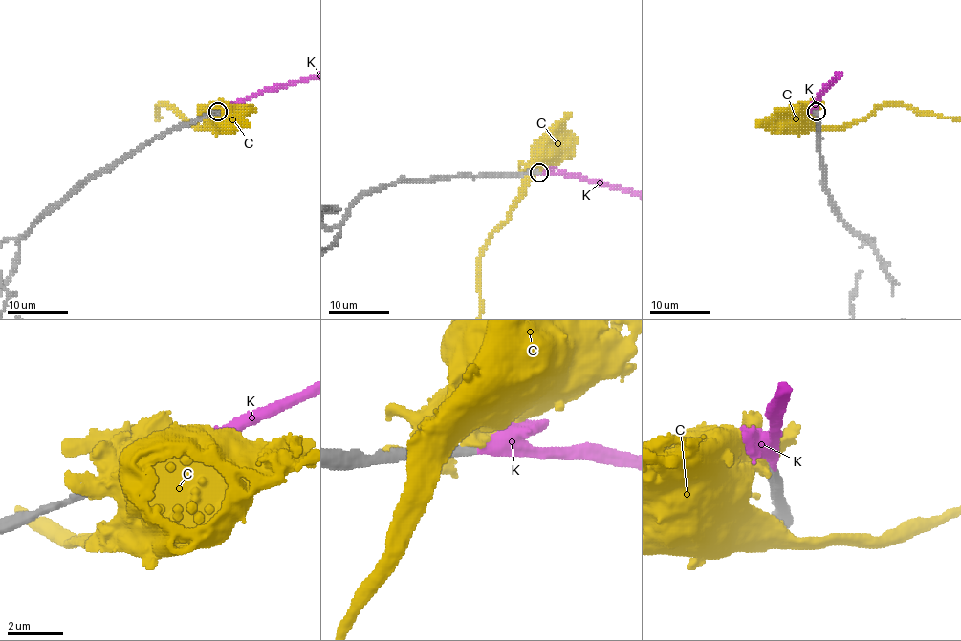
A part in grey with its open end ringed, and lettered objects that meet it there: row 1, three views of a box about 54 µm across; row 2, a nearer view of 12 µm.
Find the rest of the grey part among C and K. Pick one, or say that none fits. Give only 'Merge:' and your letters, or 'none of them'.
Merge: K

